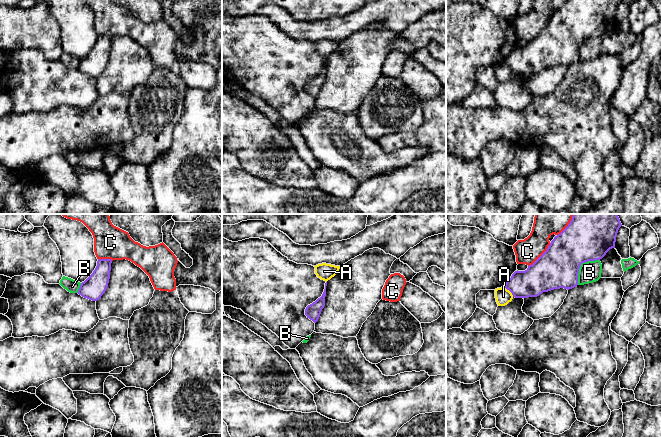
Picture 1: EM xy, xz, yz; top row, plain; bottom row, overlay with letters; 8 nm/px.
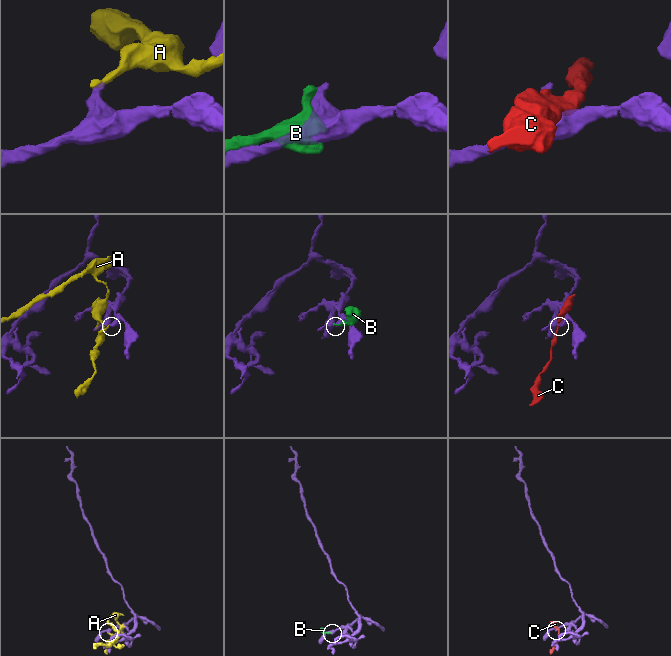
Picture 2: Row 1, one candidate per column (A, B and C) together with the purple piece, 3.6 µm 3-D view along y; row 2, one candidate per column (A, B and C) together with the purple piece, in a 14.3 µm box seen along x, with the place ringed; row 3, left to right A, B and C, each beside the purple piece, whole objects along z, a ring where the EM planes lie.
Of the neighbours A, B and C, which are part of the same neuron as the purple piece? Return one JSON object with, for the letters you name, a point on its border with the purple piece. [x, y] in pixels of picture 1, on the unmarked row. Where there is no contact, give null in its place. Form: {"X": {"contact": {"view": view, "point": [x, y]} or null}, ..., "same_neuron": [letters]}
{"same_neuron": []}

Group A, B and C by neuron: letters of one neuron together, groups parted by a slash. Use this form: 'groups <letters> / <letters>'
groups A / B / C

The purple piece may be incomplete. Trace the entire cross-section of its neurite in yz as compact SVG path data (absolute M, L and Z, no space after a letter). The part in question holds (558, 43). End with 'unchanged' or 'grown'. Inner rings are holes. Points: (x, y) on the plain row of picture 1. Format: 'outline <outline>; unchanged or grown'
outline M568 0L568 2L551 17L547 26L525 47L515 47L506 58L505 64L515 74L537 73L543 68L554 65L572 65L578 61L578 49L582 39L602 35L606 29L615 24L616 12L622 0Z; unchanged

